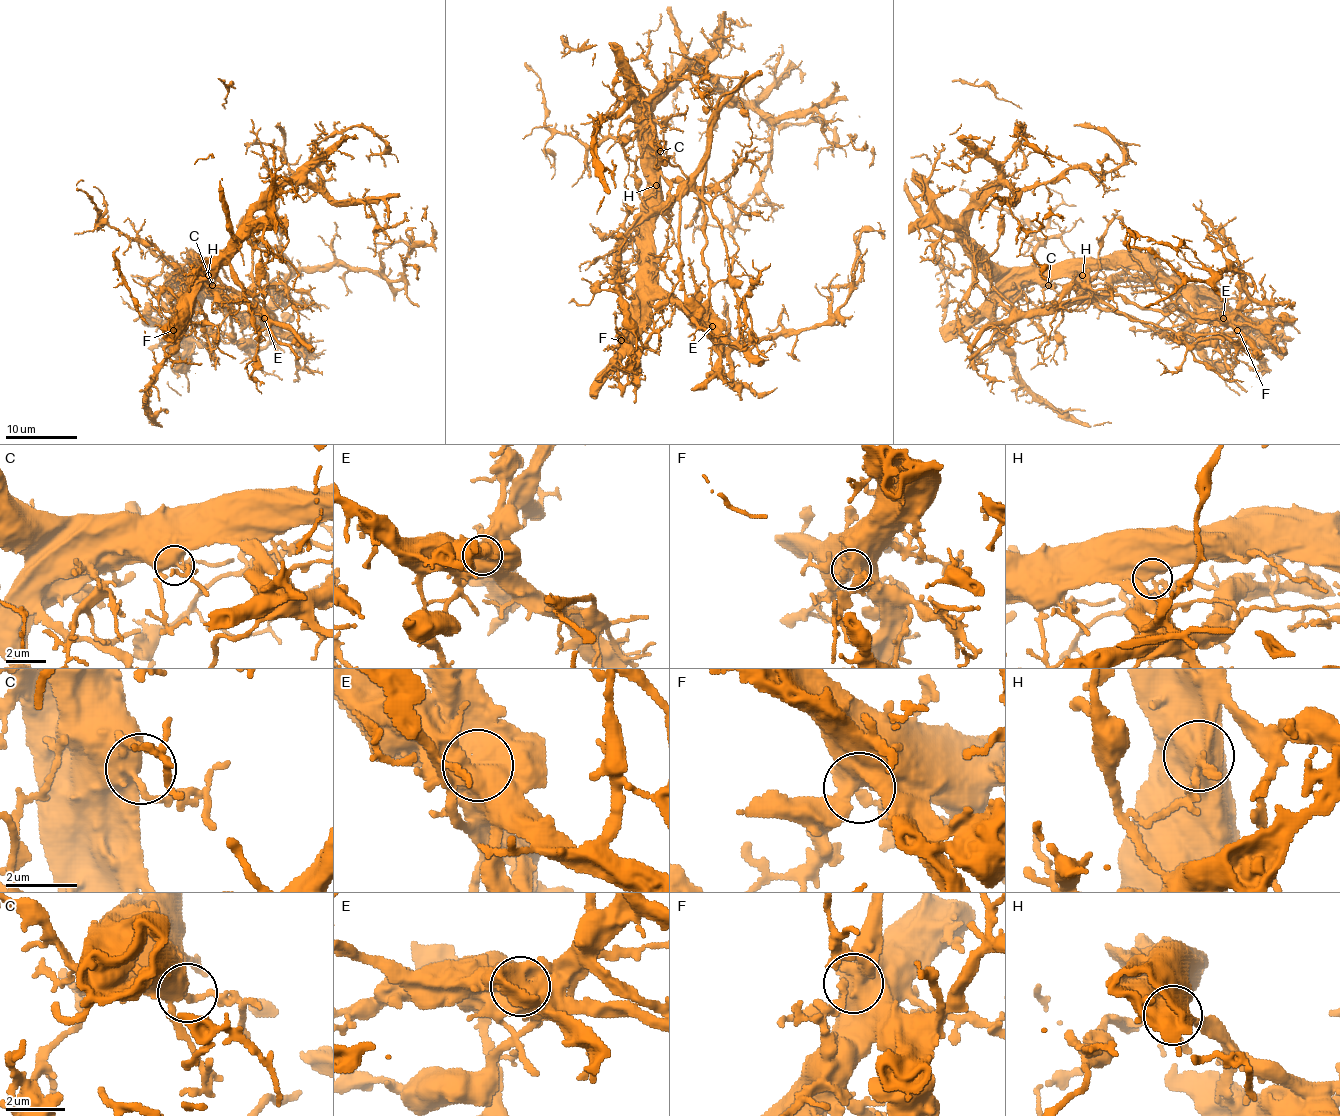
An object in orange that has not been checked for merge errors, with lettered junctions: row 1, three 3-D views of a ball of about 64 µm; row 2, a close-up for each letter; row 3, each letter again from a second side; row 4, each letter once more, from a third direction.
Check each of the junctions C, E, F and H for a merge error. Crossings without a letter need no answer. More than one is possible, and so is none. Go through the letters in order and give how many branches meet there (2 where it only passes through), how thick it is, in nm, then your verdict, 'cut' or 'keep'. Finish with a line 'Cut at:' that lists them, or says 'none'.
C: branches 3; calibre 440 nm; keep
E: branches 3; calibre 750 nm; cut
F: branches 2; calibre 600 nm; keep
H: branches 3; calibre 400 nm; cut
Cut at: E, H

